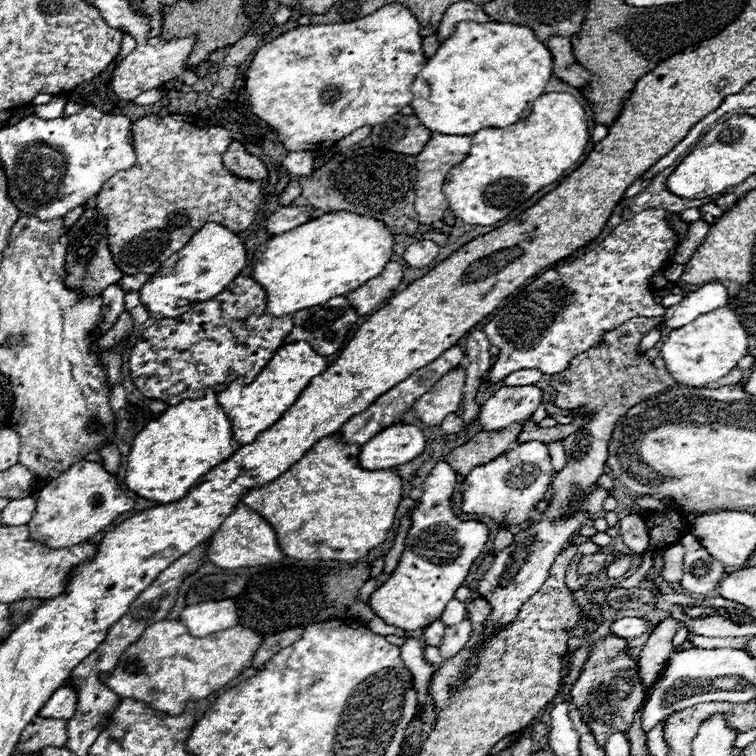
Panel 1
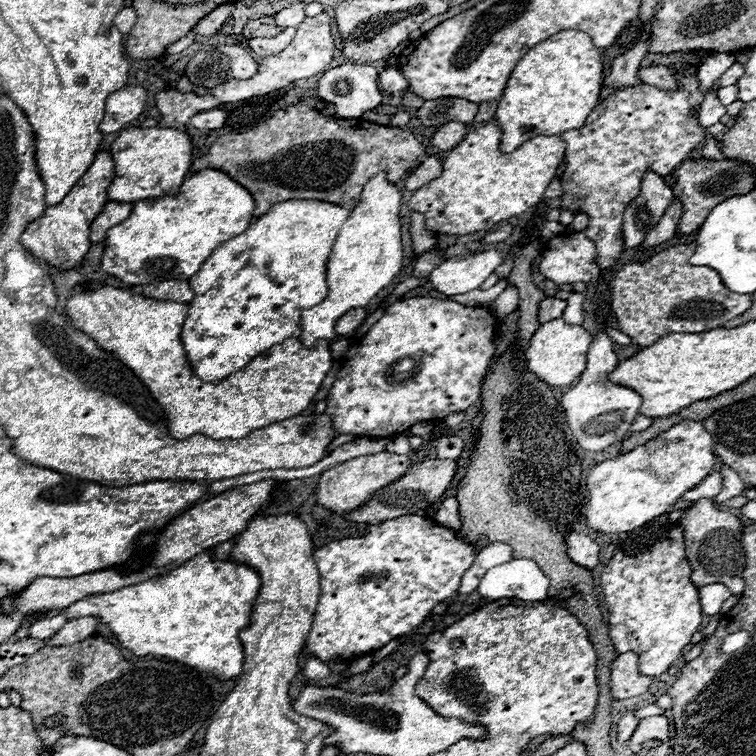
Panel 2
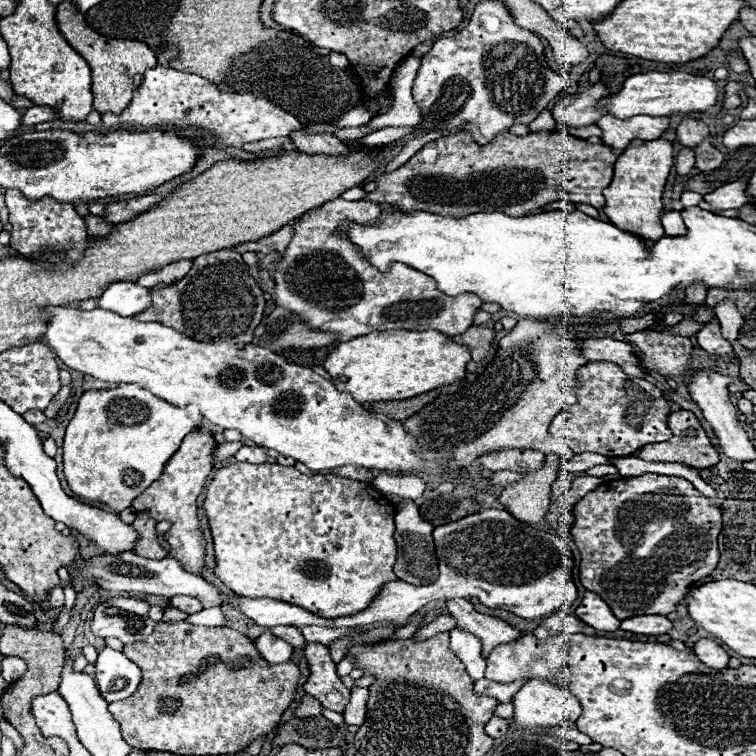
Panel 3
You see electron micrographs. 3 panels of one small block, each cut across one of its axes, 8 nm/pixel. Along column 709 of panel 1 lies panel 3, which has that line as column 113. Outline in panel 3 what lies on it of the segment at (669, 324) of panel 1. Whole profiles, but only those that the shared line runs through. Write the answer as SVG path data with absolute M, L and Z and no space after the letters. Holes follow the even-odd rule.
M114 282L98 302L104 310L120 316L134 316L150 306L150 290L138 286L136 282Z

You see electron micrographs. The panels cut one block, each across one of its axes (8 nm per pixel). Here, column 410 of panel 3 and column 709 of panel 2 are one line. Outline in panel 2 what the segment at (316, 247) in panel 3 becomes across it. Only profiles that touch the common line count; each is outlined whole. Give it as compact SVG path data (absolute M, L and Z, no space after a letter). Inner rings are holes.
M696 242L678 244L654 254L646 262L628 262L612 276L608 284L608 298L612 300L612 314L618 320L618 330L632 336L638 346L650 346L664 334L672 332L706 332L724 322L744 314L752 296L732 294L724 288L720 276L712 268L690 266L688 258L694 254Z

